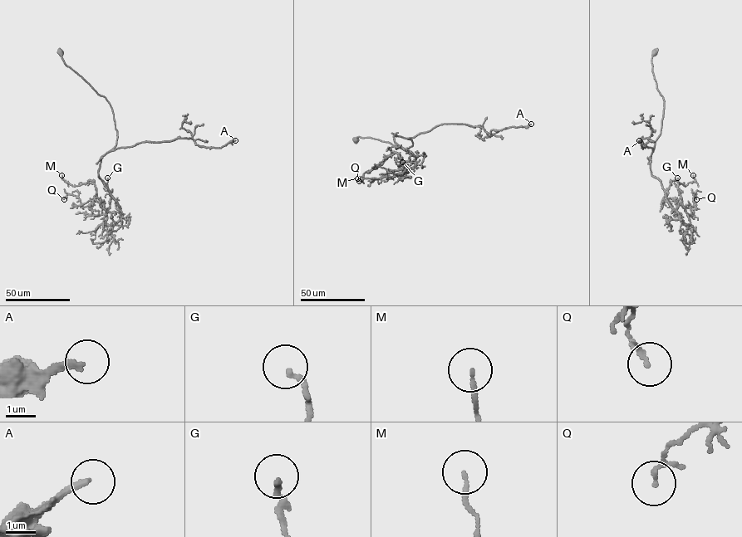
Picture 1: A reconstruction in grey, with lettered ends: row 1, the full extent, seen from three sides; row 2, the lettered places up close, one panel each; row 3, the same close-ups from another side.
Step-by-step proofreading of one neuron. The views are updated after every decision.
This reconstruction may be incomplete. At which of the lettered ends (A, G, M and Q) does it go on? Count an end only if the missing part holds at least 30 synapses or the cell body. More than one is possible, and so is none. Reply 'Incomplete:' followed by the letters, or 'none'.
Incomplete: A

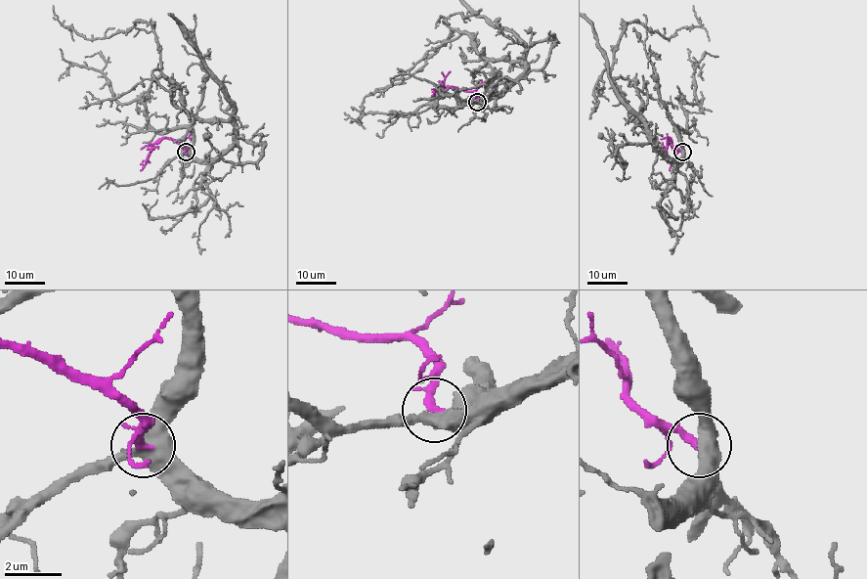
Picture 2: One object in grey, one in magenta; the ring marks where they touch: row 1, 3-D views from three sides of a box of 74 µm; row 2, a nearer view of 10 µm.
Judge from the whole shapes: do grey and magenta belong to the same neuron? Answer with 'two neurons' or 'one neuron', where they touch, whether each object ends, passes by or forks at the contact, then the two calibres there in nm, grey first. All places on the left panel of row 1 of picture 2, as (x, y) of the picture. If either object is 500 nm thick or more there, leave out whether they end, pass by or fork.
one neuron; at (186, 152); grey forks there; magenta passes by; 440 nm thick on the grey side, 200 nm on the other

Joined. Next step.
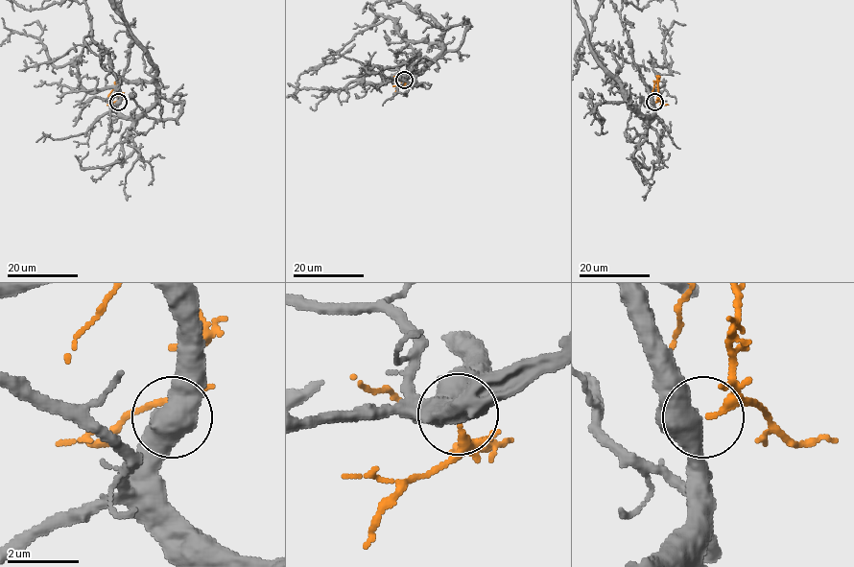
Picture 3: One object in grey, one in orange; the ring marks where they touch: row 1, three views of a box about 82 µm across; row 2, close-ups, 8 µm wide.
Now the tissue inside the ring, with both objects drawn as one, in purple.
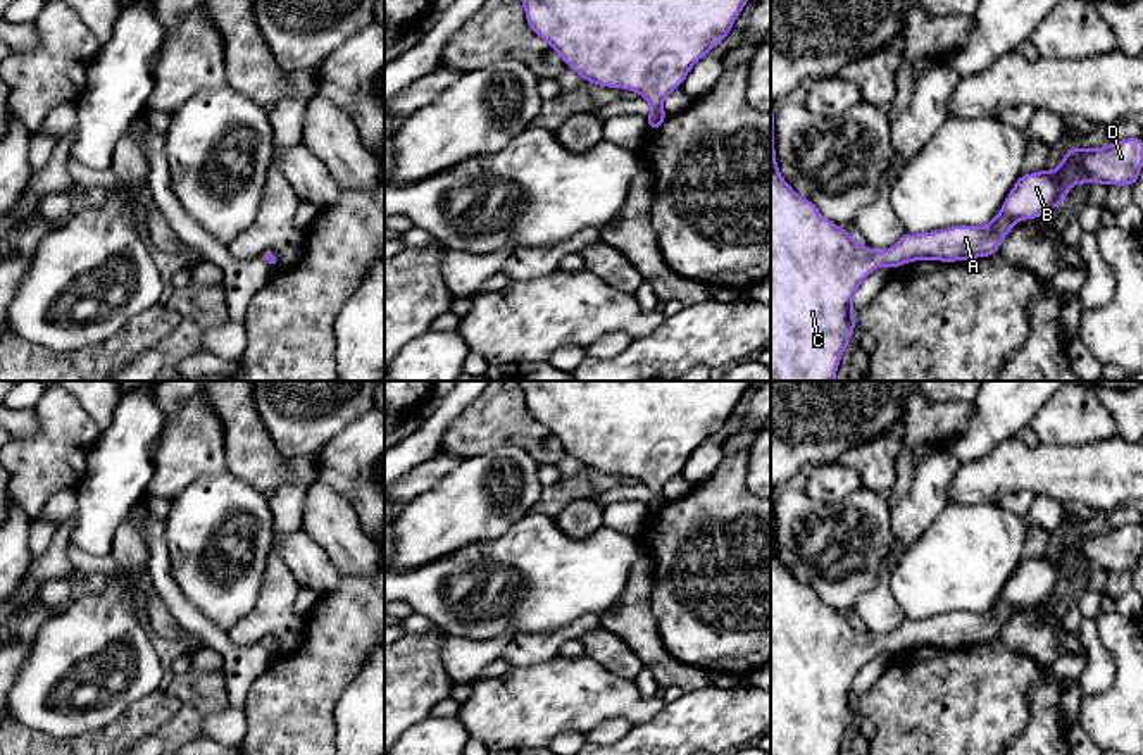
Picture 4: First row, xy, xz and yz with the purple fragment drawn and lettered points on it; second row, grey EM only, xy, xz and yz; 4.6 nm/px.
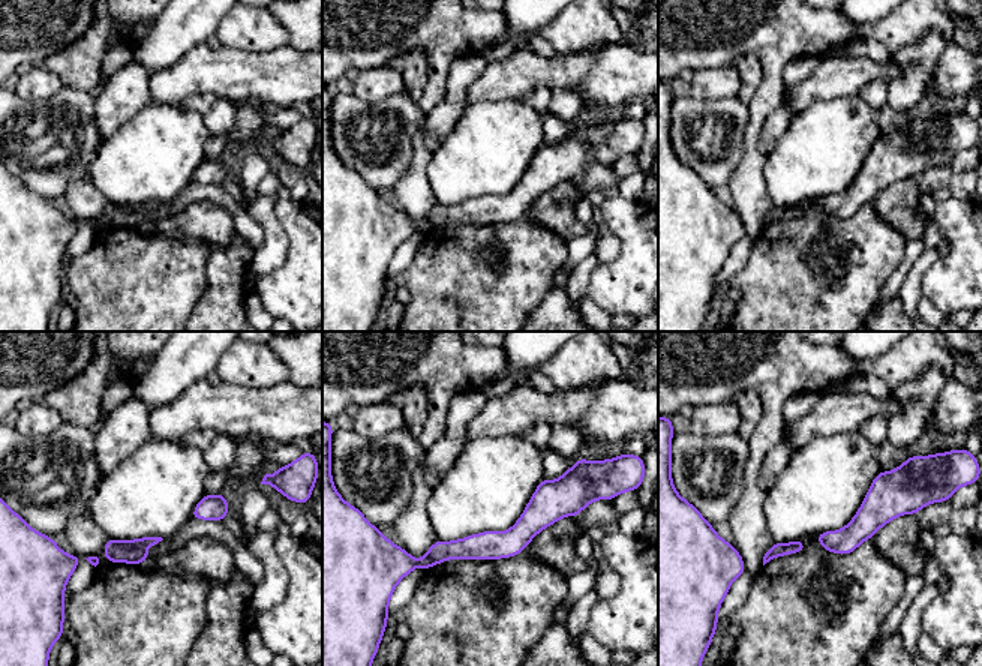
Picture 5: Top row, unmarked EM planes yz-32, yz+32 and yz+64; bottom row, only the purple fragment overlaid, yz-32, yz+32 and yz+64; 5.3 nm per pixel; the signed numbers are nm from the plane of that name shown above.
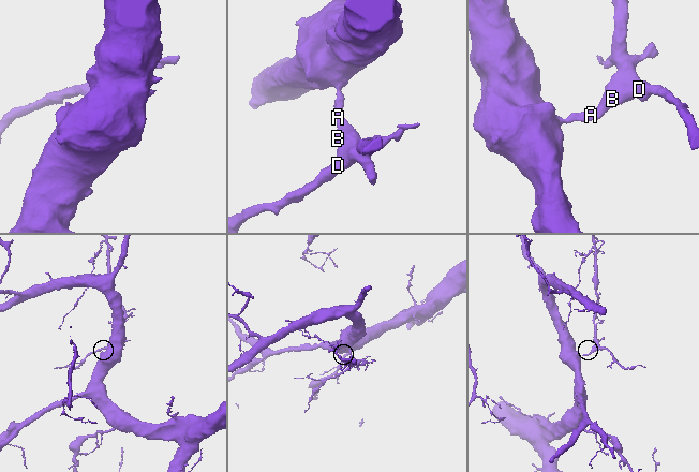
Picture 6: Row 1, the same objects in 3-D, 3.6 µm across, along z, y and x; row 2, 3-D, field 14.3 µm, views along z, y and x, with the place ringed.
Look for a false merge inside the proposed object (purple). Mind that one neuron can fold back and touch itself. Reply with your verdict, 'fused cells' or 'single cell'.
single cell

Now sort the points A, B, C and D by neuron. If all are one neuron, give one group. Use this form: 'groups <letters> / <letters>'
groups A B C D

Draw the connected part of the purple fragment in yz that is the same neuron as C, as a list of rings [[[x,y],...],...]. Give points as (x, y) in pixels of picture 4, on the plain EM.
[[[771,491],[771,755],[838,755],[852,726],[852,688],[859,671],[879,652],[890,655],[912,646],[969,646],[990,643],[1021,605],[1038,605],[1062,588],[1072,571],[1103,569],[1133,574],[1143,553],[1143,522],[1109,529],[1098,536],[1067,534],[1057,557],[1019,562],[995,605],[983,614],[952,612],[941,617],[903,622],[884,640],[857,631],[845,614],[828,607],[817,593],[798,583],[783,565],[774,538],[774,496]]]

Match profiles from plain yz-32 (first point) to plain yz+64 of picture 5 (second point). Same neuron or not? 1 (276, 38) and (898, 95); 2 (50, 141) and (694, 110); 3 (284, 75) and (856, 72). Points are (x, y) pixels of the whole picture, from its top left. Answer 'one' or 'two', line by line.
1: two
2: one
3: one

